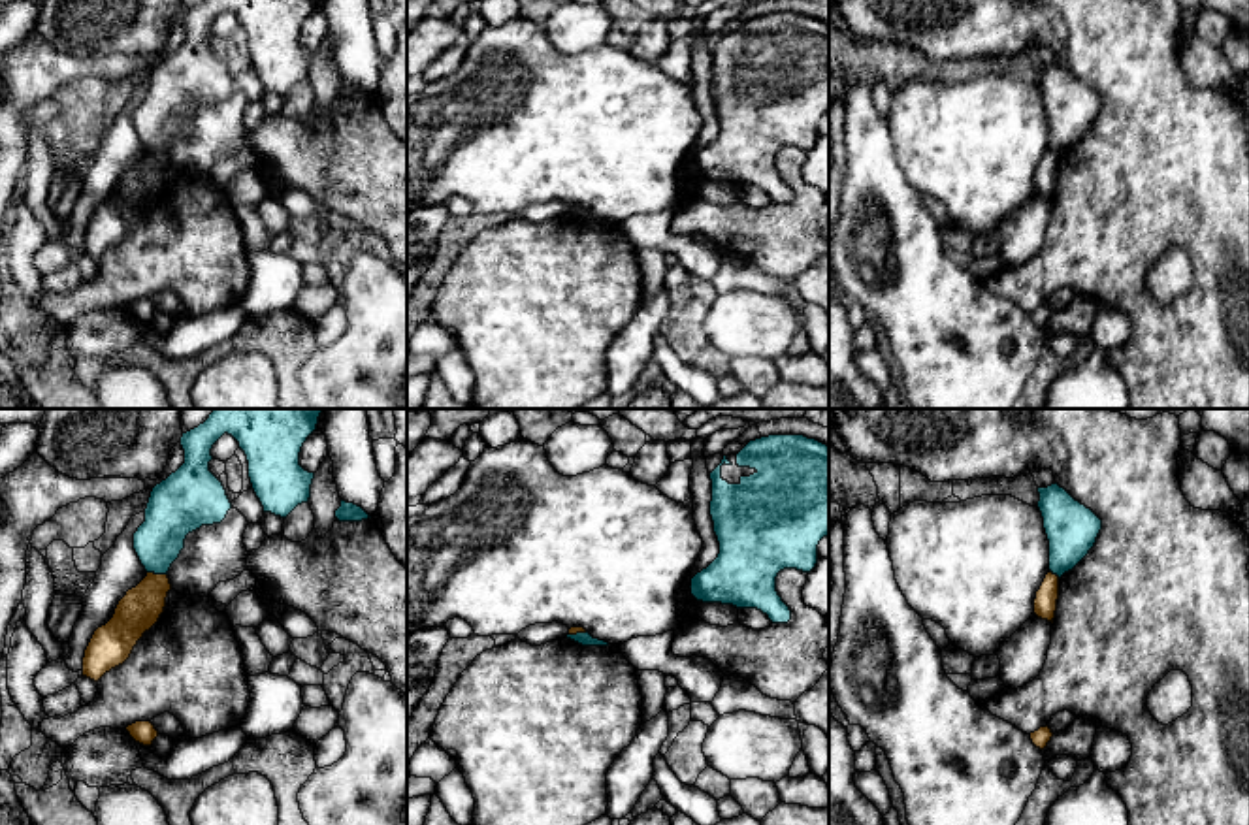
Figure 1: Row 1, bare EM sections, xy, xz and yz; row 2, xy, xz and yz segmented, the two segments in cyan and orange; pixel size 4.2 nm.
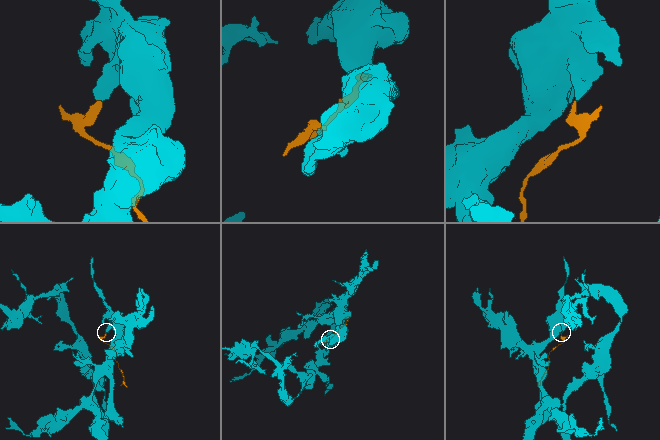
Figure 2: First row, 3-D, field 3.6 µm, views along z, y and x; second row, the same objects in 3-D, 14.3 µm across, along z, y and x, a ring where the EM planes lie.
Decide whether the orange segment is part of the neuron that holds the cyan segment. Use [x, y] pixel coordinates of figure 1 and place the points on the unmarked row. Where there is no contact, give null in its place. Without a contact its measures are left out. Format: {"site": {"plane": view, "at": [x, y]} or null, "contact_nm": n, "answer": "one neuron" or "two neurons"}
{"site": {"plane": "xy", "at": [157, 151]}, "contact_nm": 90, "answer": "two neurons"}

